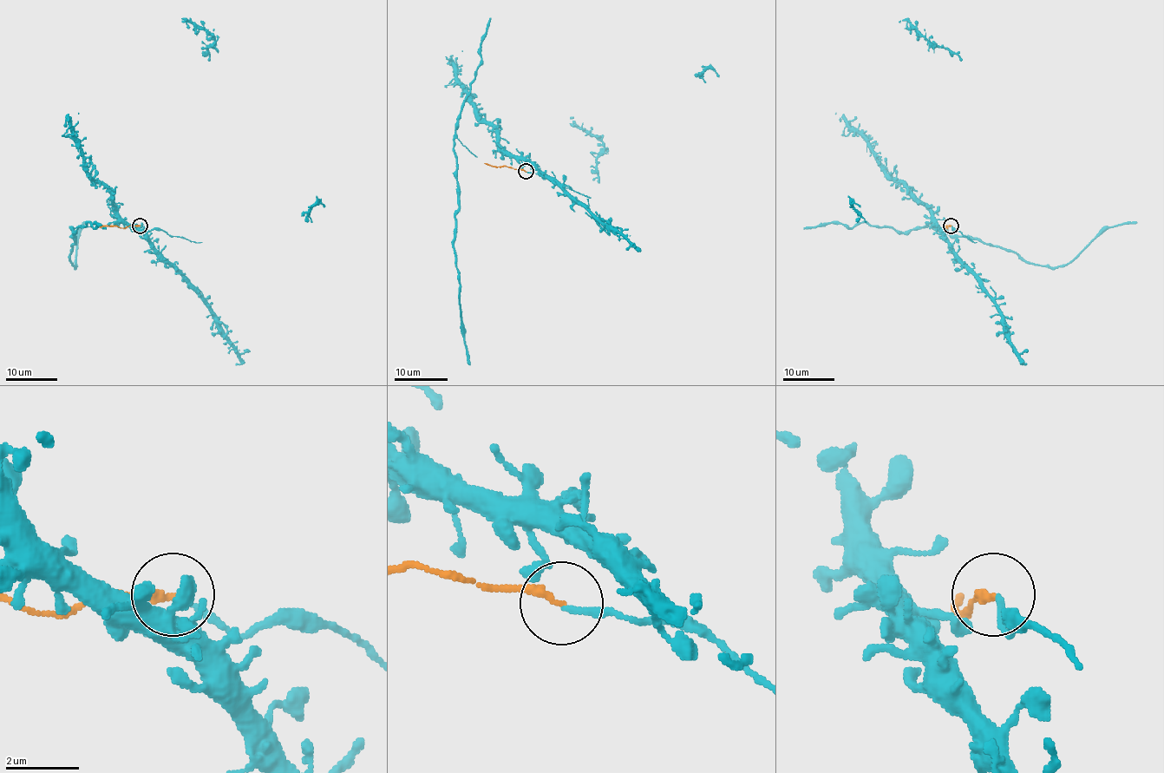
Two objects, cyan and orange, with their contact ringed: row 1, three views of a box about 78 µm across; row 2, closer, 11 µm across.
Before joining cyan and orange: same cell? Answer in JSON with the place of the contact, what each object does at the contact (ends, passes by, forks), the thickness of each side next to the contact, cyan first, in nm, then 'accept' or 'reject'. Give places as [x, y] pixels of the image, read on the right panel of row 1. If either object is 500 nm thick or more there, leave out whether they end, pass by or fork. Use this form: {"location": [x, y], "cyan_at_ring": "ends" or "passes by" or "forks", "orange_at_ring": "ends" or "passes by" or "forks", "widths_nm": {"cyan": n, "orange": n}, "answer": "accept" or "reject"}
{"location": [951, 226], "cyan_at_ring": "passes by", "orange_at_ring": "ends", "widths_nm": {"cyan": 100, "orange": 200}, "answer": "accept"}

